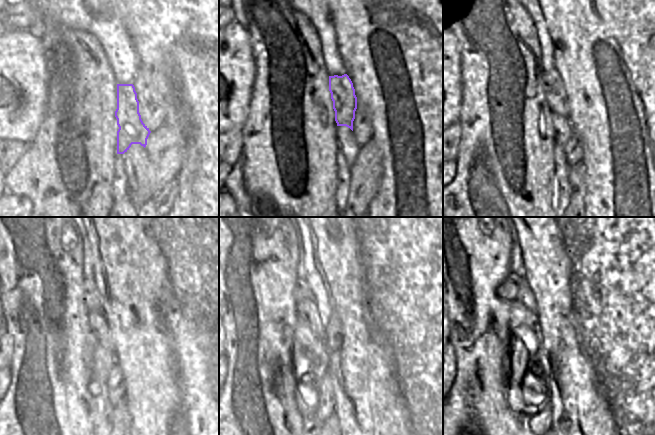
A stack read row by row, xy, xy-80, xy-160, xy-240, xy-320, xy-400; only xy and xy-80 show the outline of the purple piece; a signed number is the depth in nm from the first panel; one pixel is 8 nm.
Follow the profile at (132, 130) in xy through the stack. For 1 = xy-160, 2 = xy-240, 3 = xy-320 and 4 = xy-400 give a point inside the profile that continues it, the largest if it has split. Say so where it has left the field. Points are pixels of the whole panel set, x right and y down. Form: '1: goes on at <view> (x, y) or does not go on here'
1: goes on at xy-160 (553, 87)
2: goes on at xy-240 (92, 299)
3: goes on at xy-320 (302, 291)
4: goes on at xy-400 (507, 290)

